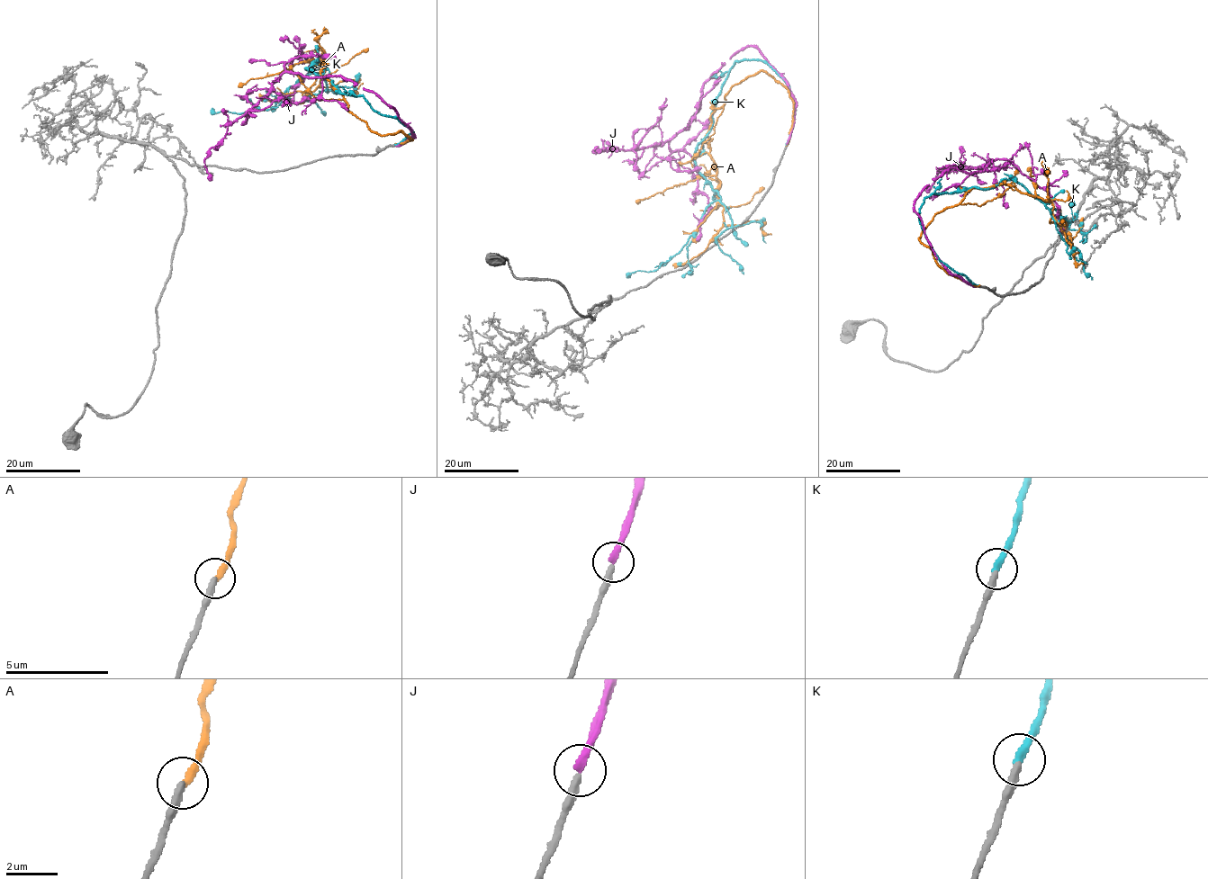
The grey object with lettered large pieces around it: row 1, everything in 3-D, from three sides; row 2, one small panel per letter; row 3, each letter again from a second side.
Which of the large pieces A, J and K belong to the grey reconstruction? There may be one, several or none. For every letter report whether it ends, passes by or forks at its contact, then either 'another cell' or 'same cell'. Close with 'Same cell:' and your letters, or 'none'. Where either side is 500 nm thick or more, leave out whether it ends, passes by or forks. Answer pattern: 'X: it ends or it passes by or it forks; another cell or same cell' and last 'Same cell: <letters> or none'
A: it ends; another cell
J: it ends; another cell
K: it ends; same cell
Same cell: K

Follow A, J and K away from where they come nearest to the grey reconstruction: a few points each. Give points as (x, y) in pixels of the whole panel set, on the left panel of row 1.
A: (395, 143), (412, 139), (378, 135), (352, 113), (321, 76), (326, 60), (320, 85), (302, 103), (258, 94)
J: (396, 145), (414, 133), (374, 93), (336, 75), (283, 73), (210, 148), (204, 163), (211, 180)
K: (396, 145), (414, 132), (305, 68), (314, 68), (322, 71), (303, 76), (278, 106), (211, 112)

